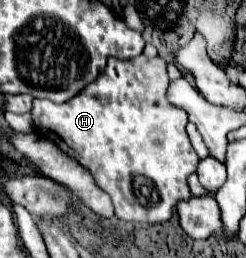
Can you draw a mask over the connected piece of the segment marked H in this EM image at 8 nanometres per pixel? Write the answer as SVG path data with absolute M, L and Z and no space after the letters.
M145 55L133 59L111 57L105 73L67 103L57 105L49 99L35 99L33 103L31 115L37 133L53 141L65 155L91 173L97 187L111 197L117 219L131 223L165 223L171 219L177 201L191 197L187 177L197 169L199 159L185 133L187 113L169 105L165 97L167 85L169 77L163 59L149 59Z

